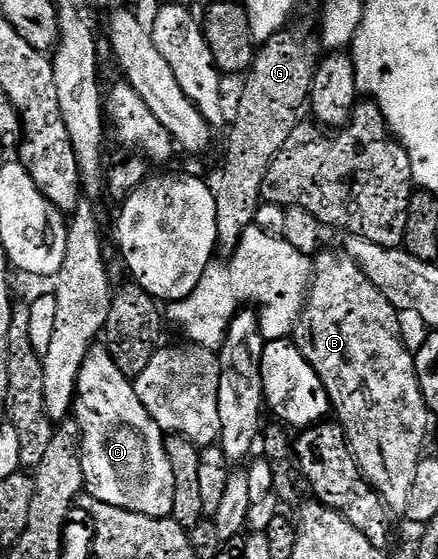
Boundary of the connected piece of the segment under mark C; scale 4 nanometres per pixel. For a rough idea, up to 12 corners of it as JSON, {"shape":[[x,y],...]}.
{"shape":[[90,347],[72,415],[99,502],[172,517],[165,436],[108,347]]}

